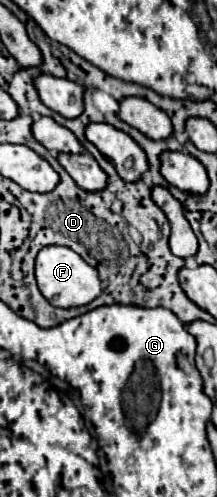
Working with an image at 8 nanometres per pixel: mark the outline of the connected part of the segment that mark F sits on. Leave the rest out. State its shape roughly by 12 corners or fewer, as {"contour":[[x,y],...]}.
{"contour":[[64,246],[38,252],[36,280],[58,308],[102,294],[90,264]]}

